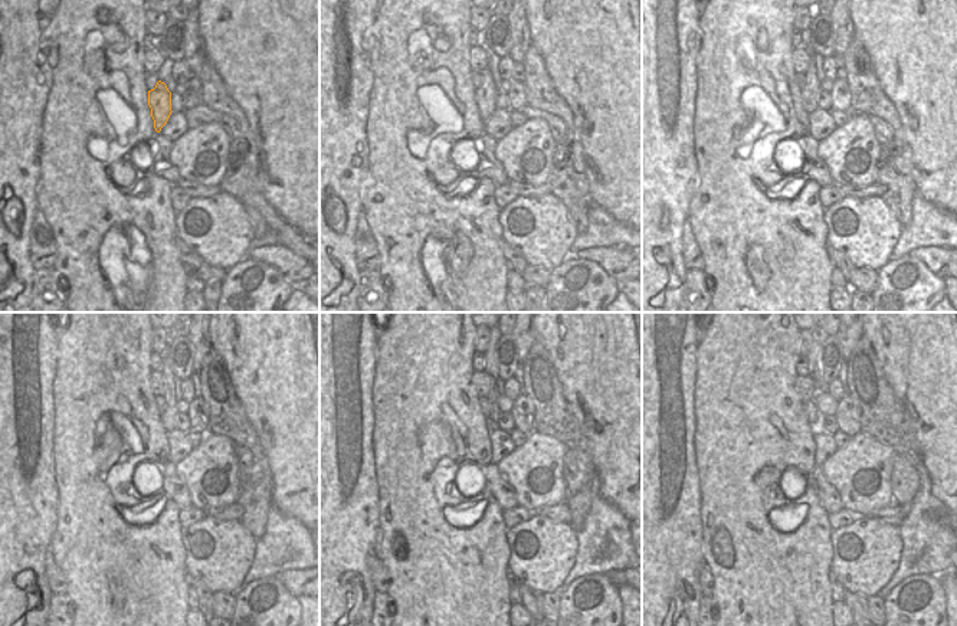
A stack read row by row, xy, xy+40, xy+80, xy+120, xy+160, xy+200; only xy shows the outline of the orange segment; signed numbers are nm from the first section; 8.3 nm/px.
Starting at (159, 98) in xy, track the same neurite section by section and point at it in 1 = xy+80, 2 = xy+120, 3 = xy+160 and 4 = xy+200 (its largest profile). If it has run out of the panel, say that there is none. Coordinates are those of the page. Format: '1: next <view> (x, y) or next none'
1: next xy+80 (809, 92)
2: next xy+120 (170, 412)
3: next xy+160 (491, 369)
4: next xy+200 (815, 353)

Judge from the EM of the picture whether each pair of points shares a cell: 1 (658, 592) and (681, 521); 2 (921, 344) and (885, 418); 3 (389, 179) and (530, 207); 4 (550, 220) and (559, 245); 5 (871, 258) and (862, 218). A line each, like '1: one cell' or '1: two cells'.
1: one cell
2: two cells
3: two cells
4: one cell
5: one cell

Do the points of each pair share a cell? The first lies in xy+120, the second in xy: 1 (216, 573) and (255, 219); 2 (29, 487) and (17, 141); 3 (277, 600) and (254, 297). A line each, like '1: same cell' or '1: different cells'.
1: different cells
2: same cell
3: same cell

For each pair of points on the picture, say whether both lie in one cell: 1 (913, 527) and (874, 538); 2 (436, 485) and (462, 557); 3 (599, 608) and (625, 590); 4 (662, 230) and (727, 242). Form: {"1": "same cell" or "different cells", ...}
{"1": "different cells", "2": "same cell", "3": "different cells", "4": "different cells"}

